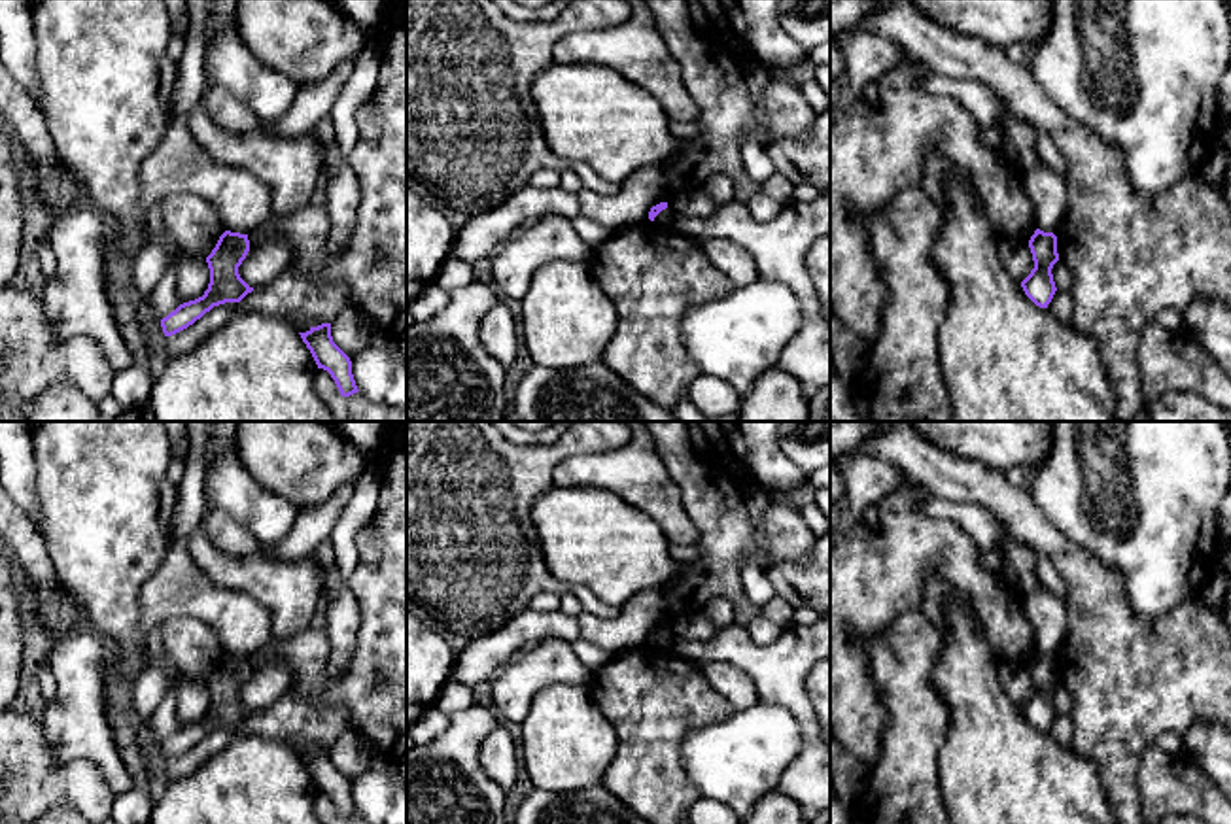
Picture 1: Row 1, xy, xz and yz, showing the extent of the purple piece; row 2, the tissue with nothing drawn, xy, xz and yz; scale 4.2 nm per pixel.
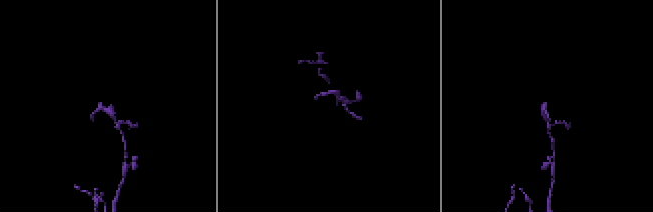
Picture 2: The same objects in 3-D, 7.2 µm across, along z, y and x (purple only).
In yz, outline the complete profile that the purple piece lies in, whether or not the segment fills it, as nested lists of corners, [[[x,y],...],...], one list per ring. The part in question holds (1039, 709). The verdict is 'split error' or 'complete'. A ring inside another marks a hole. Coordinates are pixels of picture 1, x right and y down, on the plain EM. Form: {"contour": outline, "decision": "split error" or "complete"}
{"contour": [[[1040,652],[1029,663],[1034,692],[1021,705],[1025,718],[1040,731],[1048,731],[1057,711],[1053,705],[1051,692],[1059,684],[1057,660]]], "decision": "complete"}

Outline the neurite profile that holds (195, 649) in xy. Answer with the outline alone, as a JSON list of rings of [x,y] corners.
[[[174,616],[161,624],[165,654],[176,665],[180,682],[206,682],[225,656],[216,627],[191,616]]]

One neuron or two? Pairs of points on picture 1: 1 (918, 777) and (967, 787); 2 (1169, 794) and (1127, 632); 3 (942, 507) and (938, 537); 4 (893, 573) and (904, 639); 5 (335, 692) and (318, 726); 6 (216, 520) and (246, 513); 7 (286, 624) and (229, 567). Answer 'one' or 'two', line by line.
1: two
2: two
3: two
4: two
5: two
6: two
7: one

